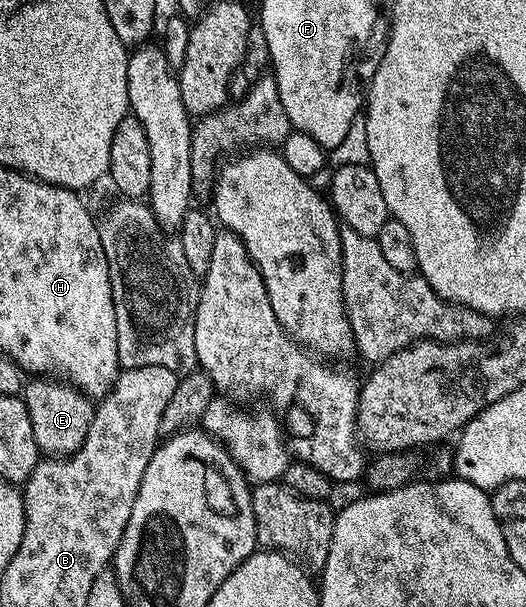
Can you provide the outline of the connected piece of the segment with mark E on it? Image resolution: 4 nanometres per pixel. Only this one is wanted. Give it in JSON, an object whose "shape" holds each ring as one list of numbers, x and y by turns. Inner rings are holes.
{"shape":[[30,379,26,382,24,400,28,419,32,419,32,435,36,435,39,454,46,457,69,457,84,443,88,427,92,427,95,402,62,379]]}

